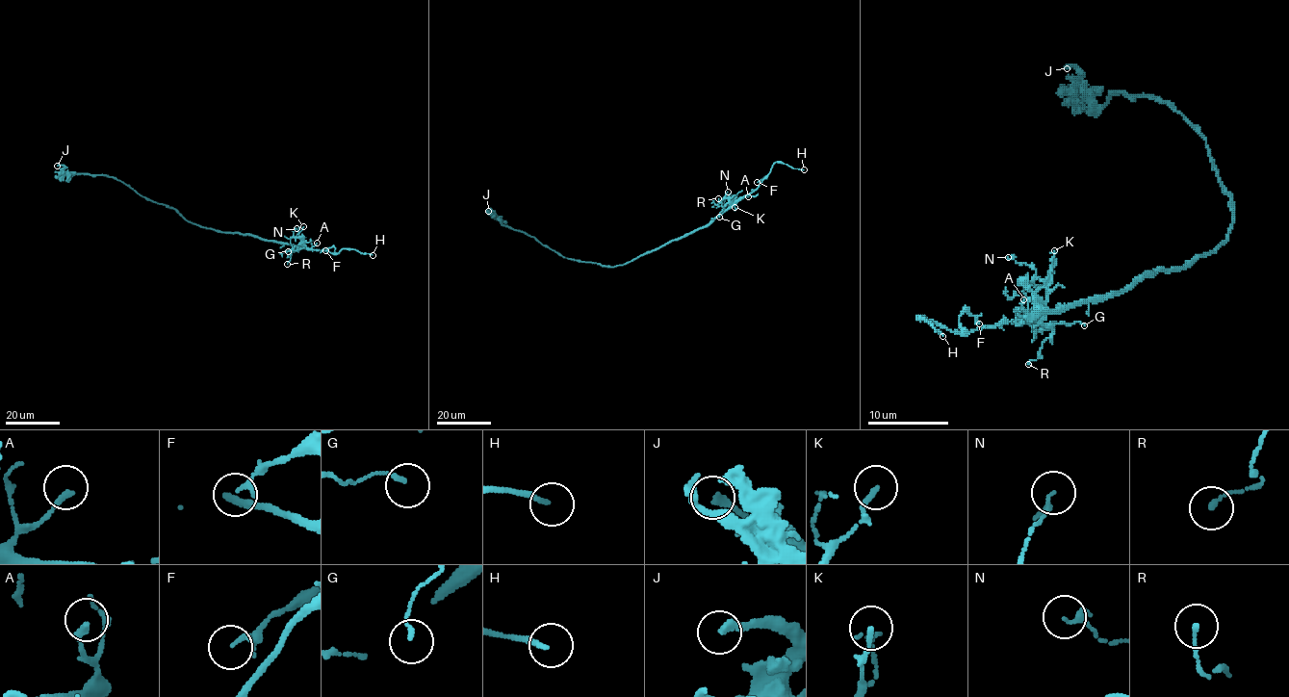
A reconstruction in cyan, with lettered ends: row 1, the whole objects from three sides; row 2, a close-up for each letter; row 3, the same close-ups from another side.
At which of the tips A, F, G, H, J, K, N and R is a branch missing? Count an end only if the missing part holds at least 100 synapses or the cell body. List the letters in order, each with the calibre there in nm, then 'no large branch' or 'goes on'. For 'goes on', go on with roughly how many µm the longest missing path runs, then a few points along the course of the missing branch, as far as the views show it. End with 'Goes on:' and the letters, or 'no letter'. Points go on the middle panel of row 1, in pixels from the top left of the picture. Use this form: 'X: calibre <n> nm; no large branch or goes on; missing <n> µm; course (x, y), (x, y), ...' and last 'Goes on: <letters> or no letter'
A: calibre 220 nm; no large branch
F: calibre 150 nm; no large branch
G: calibre 130 nm; no large branch
H: calibre 170 nm; goes on; missing 20 µm; course (804, 169), (825, 176), (836, 190)
J: calibre 280 nm; no large branch
K: calibre 150 nm; no large branch
N: calibre 120 nm; no large branch
R: calibre 140 nm; no large branch
Goes on: H

